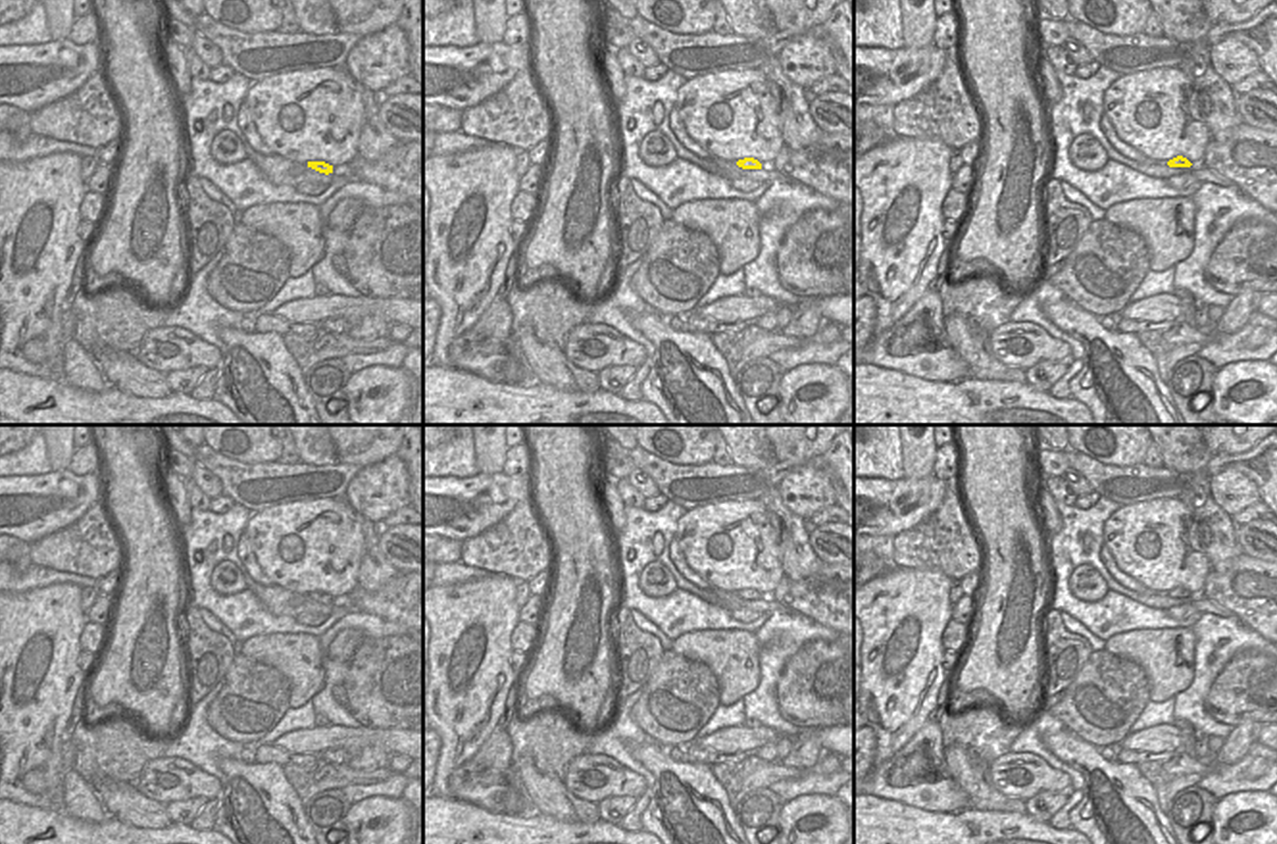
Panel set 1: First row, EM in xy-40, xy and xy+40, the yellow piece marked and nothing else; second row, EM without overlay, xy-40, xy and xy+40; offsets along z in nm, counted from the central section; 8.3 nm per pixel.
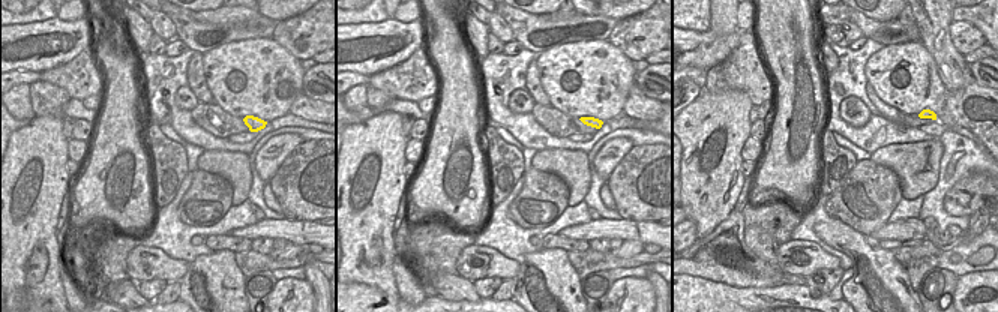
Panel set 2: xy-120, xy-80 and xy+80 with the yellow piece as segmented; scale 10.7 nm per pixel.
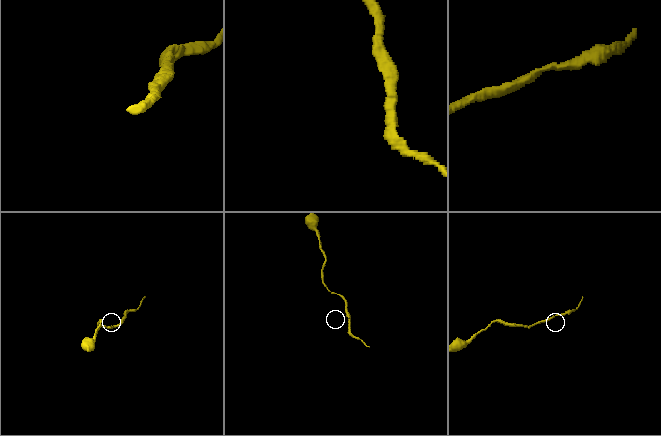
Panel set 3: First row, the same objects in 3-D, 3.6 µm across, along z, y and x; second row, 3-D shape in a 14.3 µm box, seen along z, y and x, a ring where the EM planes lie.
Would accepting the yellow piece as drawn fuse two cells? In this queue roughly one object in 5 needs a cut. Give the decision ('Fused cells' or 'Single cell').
Single cell.

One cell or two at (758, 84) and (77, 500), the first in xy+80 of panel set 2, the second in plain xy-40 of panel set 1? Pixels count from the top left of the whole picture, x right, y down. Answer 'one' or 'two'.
two

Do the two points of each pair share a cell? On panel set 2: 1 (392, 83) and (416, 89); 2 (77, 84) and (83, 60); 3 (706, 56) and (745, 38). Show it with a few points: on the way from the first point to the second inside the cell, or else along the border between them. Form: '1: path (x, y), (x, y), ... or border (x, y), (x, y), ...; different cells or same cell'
1: path (398, 83), (410, 83); same cell
2: path (81, 78), (83, 66); same cell
3: border (739, 30), (739, 44), (713, 66); different cells

